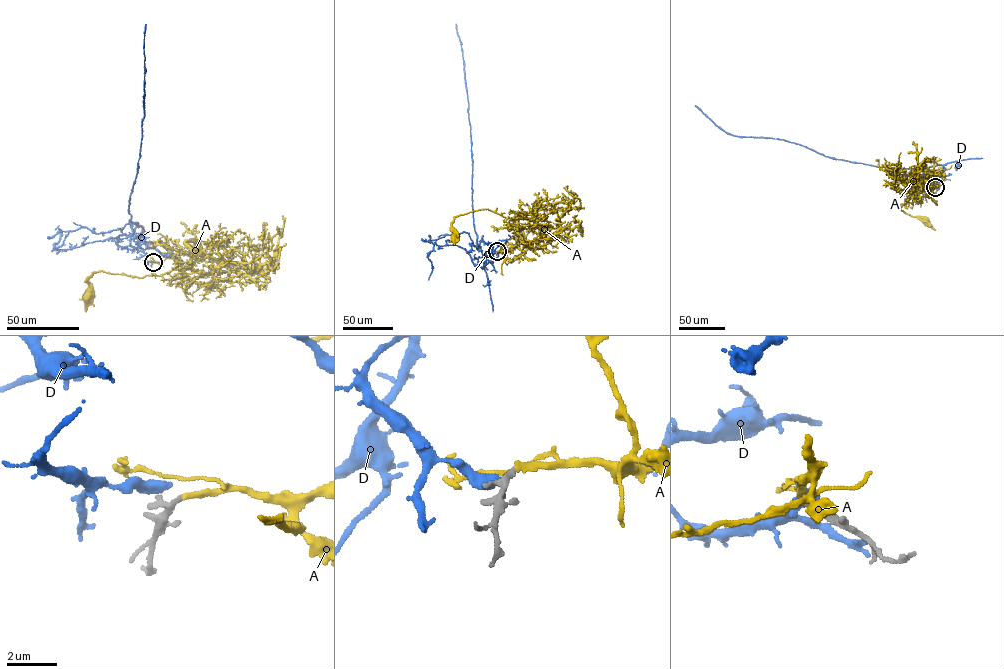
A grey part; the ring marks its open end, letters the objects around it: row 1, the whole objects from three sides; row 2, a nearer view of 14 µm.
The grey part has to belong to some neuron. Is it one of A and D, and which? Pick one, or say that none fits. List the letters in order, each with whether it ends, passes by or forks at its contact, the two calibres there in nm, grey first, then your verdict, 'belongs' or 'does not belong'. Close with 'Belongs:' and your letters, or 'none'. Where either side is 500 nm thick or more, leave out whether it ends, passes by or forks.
A: it ends; calibres 190 and 280 nm; belongs
D: calibres 320 and 500 nm; does not belong
Belongs: A

